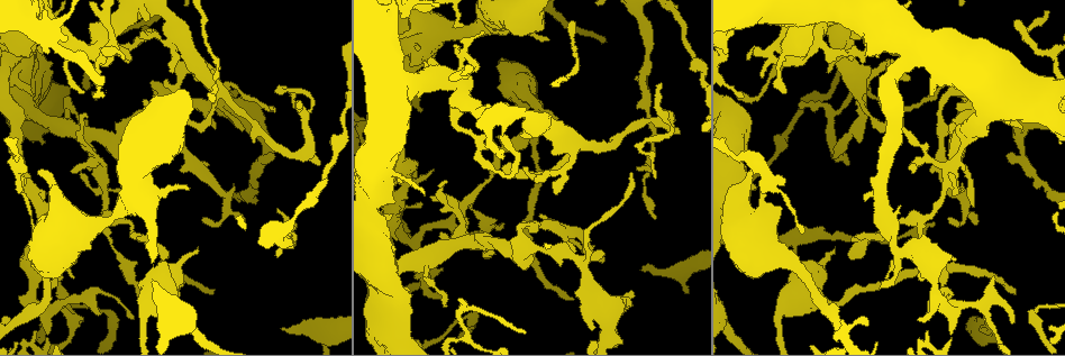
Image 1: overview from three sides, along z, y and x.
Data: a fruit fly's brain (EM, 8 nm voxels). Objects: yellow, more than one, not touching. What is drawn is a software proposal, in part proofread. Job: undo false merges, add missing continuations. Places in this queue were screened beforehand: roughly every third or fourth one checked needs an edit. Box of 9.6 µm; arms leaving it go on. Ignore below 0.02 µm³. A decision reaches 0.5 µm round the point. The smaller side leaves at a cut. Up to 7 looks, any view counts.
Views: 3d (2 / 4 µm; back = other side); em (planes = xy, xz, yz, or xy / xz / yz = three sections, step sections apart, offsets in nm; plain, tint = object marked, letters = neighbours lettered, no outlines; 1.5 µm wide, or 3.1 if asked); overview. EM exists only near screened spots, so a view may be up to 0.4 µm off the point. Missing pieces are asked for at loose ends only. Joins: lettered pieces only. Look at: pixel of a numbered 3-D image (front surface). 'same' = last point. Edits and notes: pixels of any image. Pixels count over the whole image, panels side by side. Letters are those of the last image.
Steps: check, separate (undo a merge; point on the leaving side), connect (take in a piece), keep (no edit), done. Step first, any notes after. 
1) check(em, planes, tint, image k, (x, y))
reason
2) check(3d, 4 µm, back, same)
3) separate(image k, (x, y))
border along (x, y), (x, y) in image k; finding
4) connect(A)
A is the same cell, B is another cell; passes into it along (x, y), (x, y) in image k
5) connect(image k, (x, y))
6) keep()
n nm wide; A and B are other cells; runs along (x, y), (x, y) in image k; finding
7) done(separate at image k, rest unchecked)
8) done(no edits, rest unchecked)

check(3d, 4 µm, image 1, (574, 299))
long arm stops here

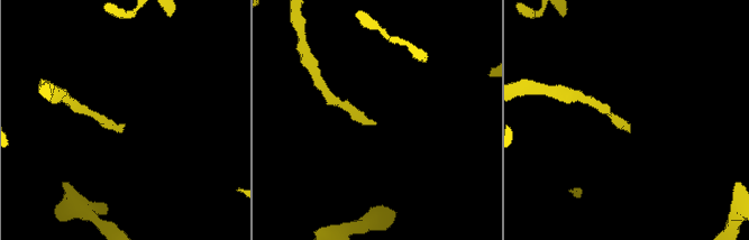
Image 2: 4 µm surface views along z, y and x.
check(em, planes, letters, image 2, (375, 122))
need the tissue

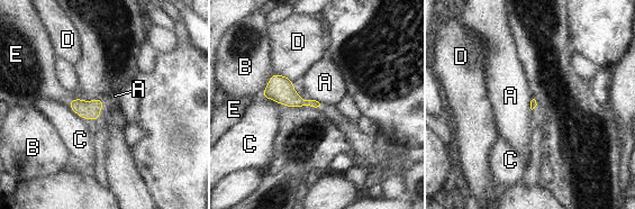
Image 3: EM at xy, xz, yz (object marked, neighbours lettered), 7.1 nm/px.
keep()
B touches over 190 nm; A, B, C, D and E are other cells; none of them fits

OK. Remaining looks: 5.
check(em, planes, tint, image 1, (643, 271))
free end

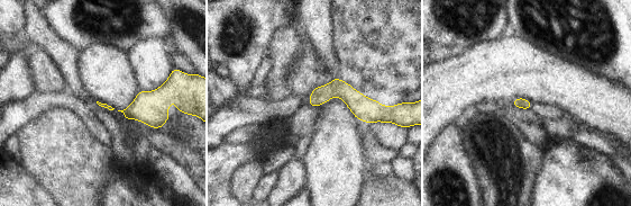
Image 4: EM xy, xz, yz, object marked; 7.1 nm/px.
check(em, planes, letters, same)
what lies round it

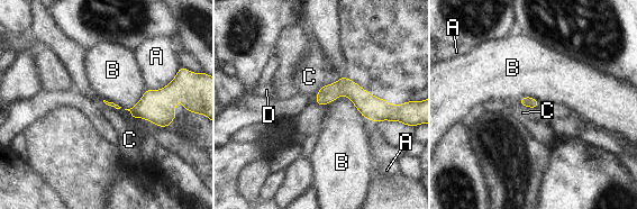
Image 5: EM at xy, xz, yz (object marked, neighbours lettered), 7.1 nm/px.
connect(D)
D is the same cell, A, B and C are other cells; passes into it along (326, 94), (317, 96), (311, 98) in image 5; the cell continues

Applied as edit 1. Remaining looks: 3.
check(3d, 4 µm, image 1, (444, 182))
free end

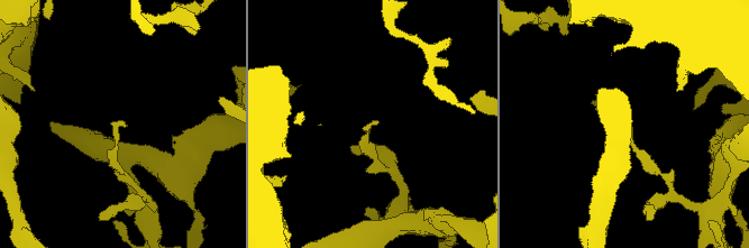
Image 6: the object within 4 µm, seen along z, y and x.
check(em, planes, letters, image 6, (373, 122))

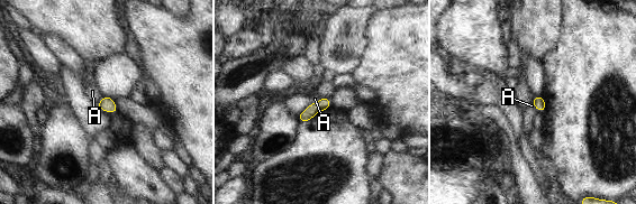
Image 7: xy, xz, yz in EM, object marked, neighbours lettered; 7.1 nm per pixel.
keep()
A touches over 80 nm; A is another cell; border along (103, 96), (96, 103) in image 7; no lettered piece goes on from it

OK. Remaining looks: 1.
done(connect at image 5, rest unchecked)

